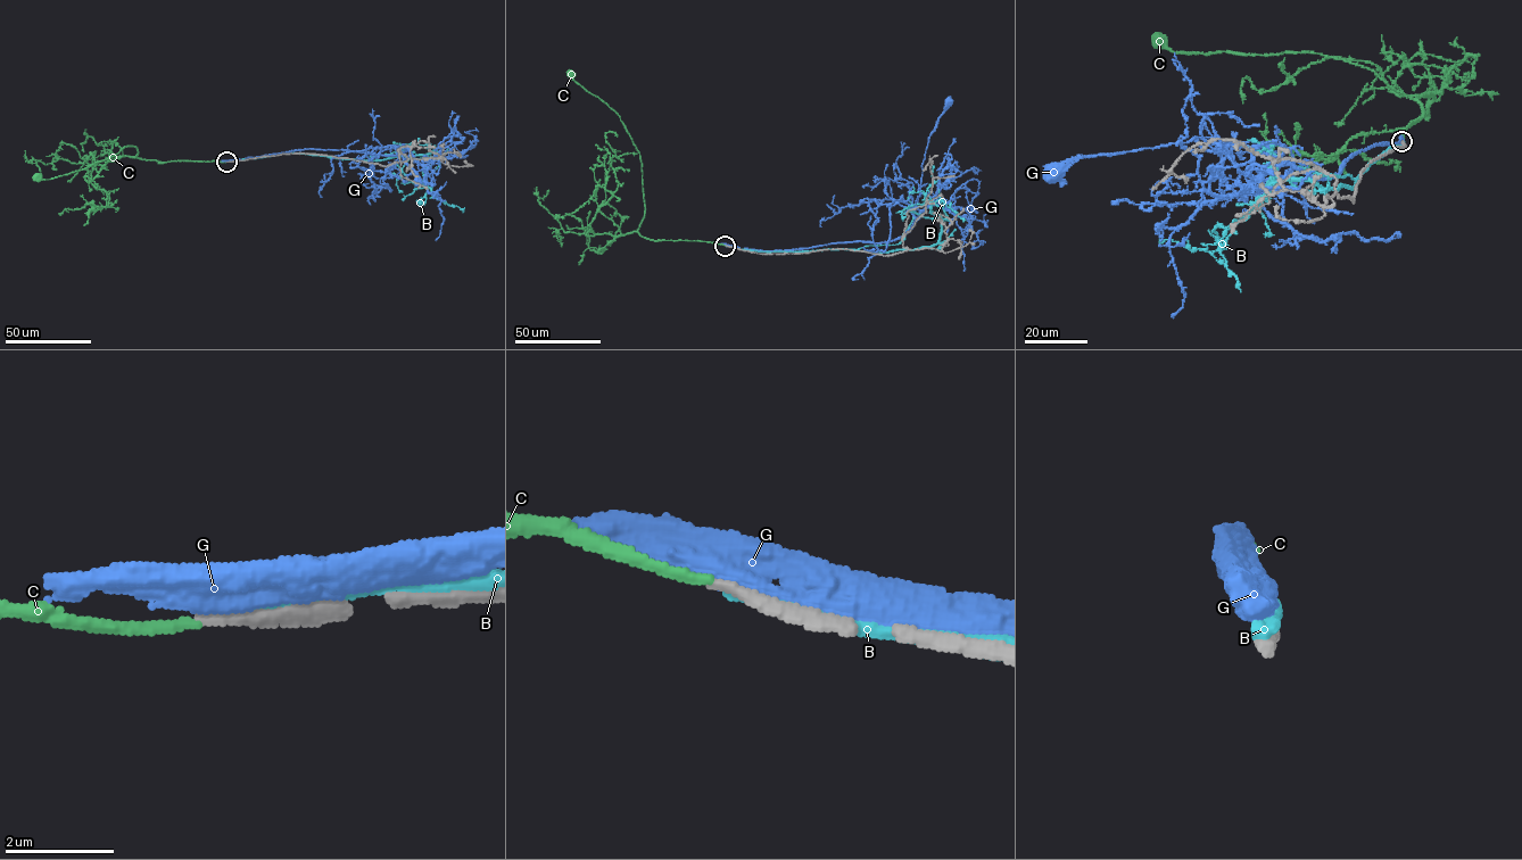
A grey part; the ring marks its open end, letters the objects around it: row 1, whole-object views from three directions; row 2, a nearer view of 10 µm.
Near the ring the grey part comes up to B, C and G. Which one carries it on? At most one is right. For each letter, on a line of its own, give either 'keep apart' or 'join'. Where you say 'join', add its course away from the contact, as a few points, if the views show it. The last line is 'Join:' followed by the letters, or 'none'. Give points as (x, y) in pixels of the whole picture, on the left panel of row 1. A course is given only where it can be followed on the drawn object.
B: keep apart
C: join; course (226, 162), (141, 159), (134, 157), (134, 146), (124, 146), (82, 170), (38, 178)
G: keep apart
Join: C

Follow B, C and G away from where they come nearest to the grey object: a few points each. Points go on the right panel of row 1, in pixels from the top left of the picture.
B: (1403, 141), (1370, 165), (1351, 189), (1325, 190), (1307, 180), (1275, 182), (1218, 250), (1159, 242)
C: (1401, 140), (1405, 129), (1422, 116), (1422, 107), (1369, 68), (1315, 52), (1175, 51), (1160, 41)
G: (1403, 140), (1356, 153), (1336, 175), (1323, 180), (1248, 147), (1213, 138), (1072, 157), (1052, 172)

